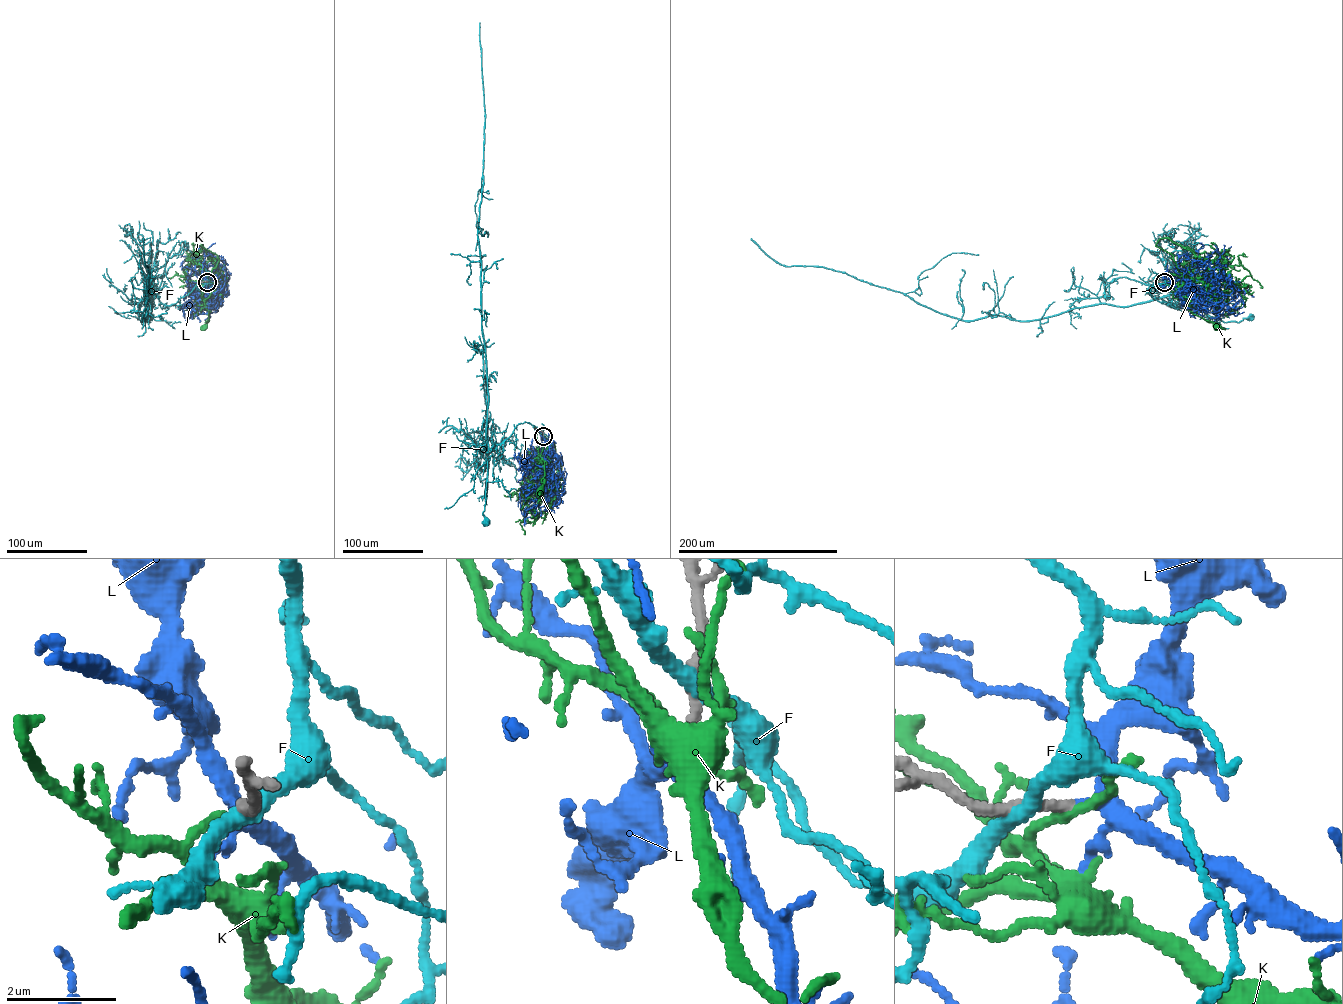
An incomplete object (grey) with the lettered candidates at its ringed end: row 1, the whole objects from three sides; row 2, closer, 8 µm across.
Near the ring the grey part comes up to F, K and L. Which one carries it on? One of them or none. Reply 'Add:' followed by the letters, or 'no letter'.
Add: L

